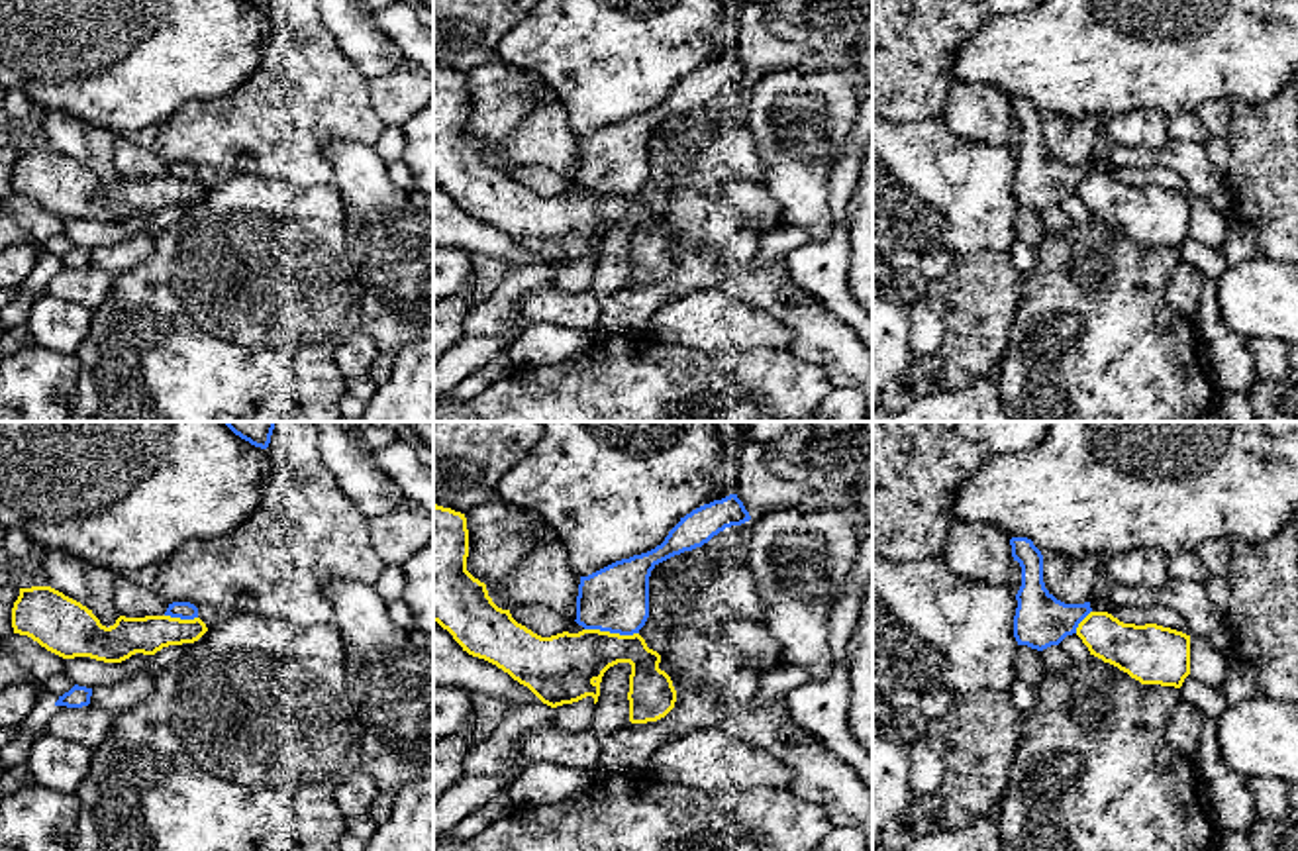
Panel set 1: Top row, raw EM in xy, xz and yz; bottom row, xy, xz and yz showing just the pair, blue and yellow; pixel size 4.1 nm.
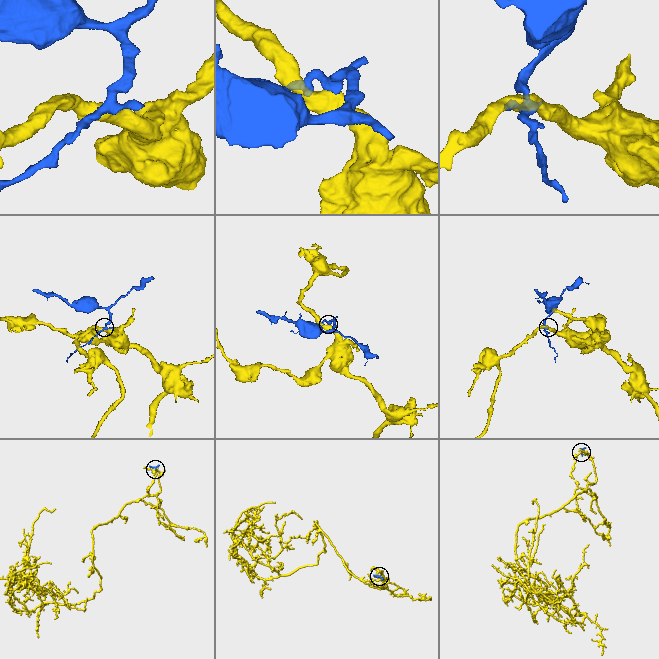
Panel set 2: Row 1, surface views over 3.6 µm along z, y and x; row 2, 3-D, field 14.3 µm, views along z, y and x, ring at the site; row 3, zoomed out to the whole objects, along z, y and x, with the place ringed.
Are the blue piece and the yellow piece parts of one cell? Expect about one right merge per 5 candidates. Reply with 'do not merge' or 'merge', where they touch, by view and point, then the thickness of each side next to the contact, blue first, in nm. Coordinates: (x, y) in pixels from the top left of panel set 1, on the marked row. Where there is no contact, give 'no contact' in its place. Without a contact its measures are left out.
do not merge; contact xz (612, 632); calibres 280 and 280 nm

